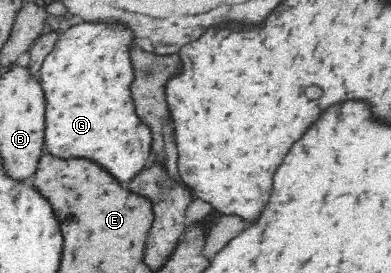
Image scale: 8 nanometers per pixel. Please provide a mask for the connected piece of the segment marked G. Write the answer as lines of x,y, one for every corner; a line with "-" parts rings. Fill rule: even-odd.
74,21
63,35
58,36
53,51
45,57
39,69
38,82
45,98
43,153
55,159
71,159
83,157
91,163
105,169
111,177
115,177
121,185
139,175
147,163
153,166
151,149
151,134
149,128
141,123
135,115
131,103
129,83
133,77
129,52
131,33
115,27
115,25
93,25
83,21

